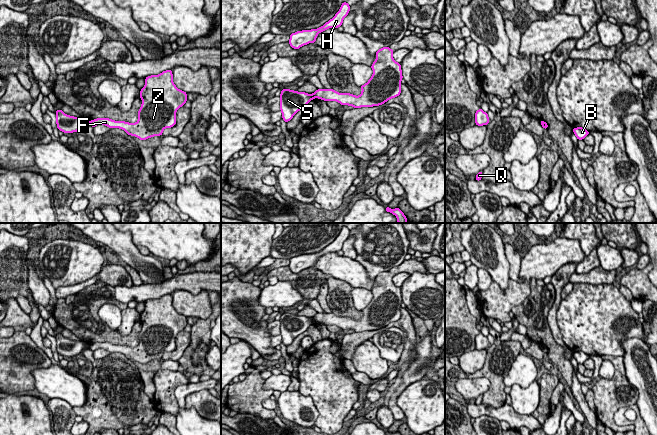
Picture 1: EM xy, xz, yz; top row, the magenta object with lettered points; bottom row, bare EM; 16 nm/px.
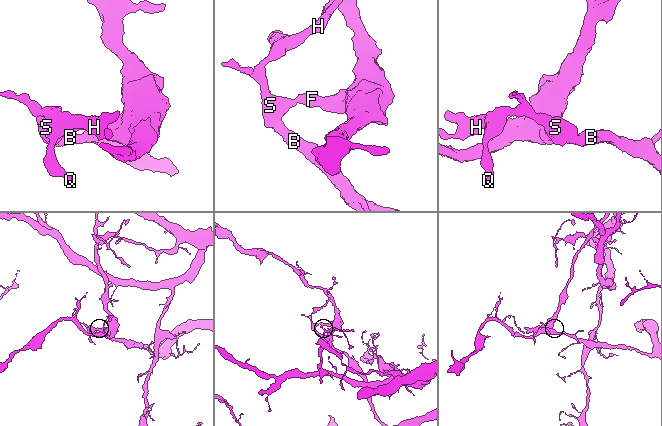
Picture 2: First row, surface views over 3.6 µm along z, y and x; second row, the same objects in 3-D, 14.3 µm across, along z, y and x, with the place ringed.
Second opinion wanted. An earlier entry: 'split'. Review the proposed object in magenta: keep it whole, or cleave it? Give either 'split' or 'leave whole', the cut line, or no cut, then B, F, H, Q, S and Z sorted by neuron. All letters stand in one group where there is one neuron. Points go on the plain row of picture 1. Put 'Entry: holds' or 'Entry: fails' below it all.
split; cut in xz along (312, 318), (315, 321); B H Q S / F Z
Entry: holds

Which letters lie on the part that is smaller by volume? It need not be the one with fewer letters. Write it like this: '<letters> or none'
F, Z

